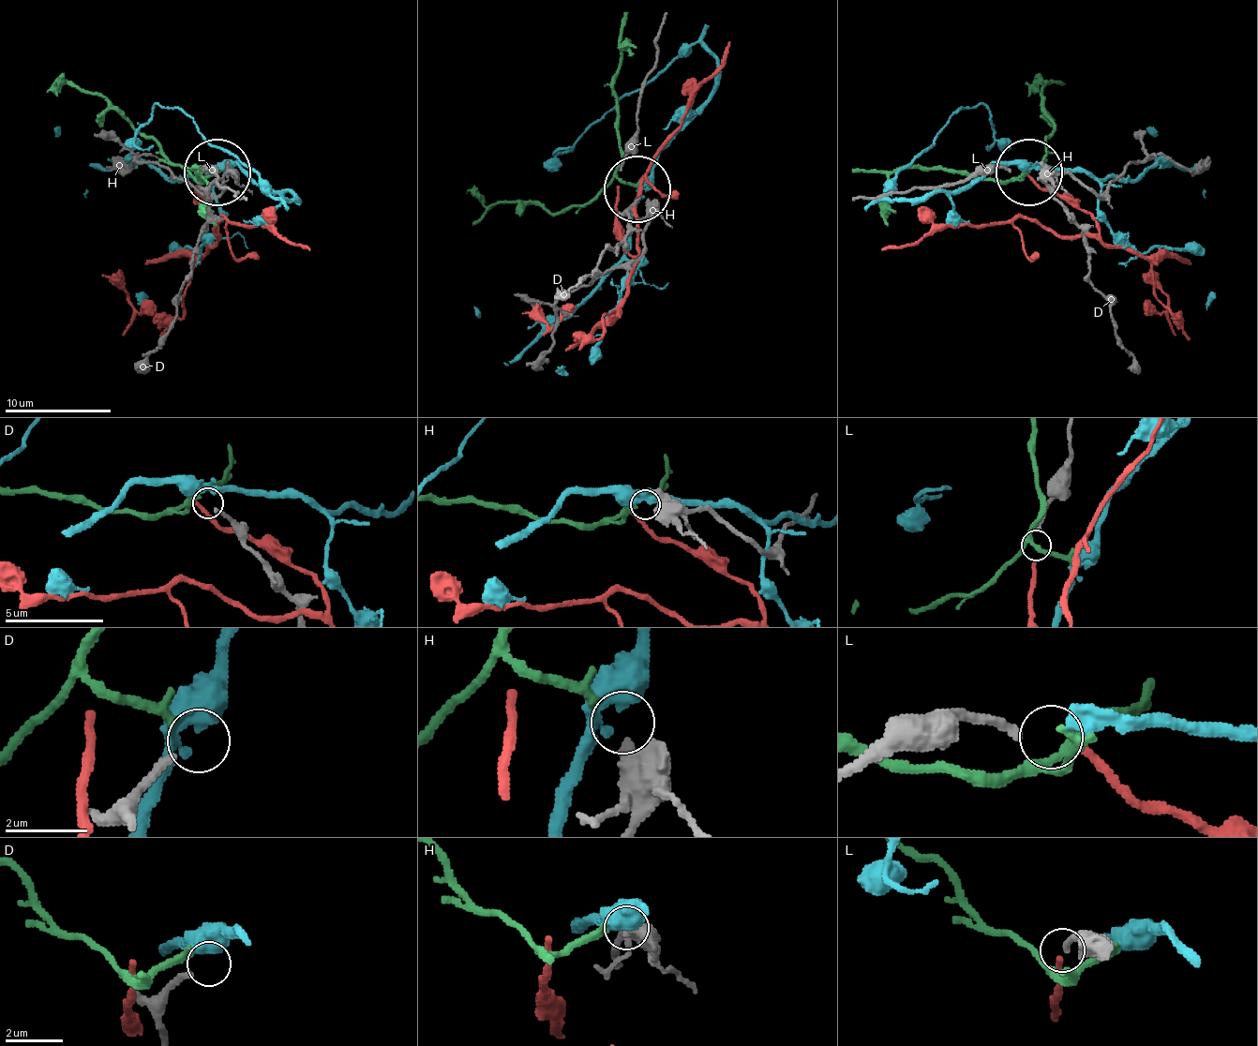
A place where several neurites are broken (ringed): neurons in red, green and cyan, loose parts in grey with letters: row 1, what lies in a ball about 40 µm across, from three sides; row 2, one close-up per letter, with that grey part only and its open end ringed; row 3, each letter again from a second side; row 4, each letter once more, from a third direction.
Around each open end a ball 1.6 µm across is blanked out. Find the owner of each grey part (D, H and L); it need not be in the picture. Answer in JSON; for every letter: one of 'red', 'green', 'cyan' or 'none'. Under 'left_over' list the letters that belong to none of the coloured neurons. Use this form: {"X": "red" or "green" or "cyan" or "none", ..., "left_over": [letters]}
{"D": "none", "H": "green", "L": "red", "left_over": ["D"]}

